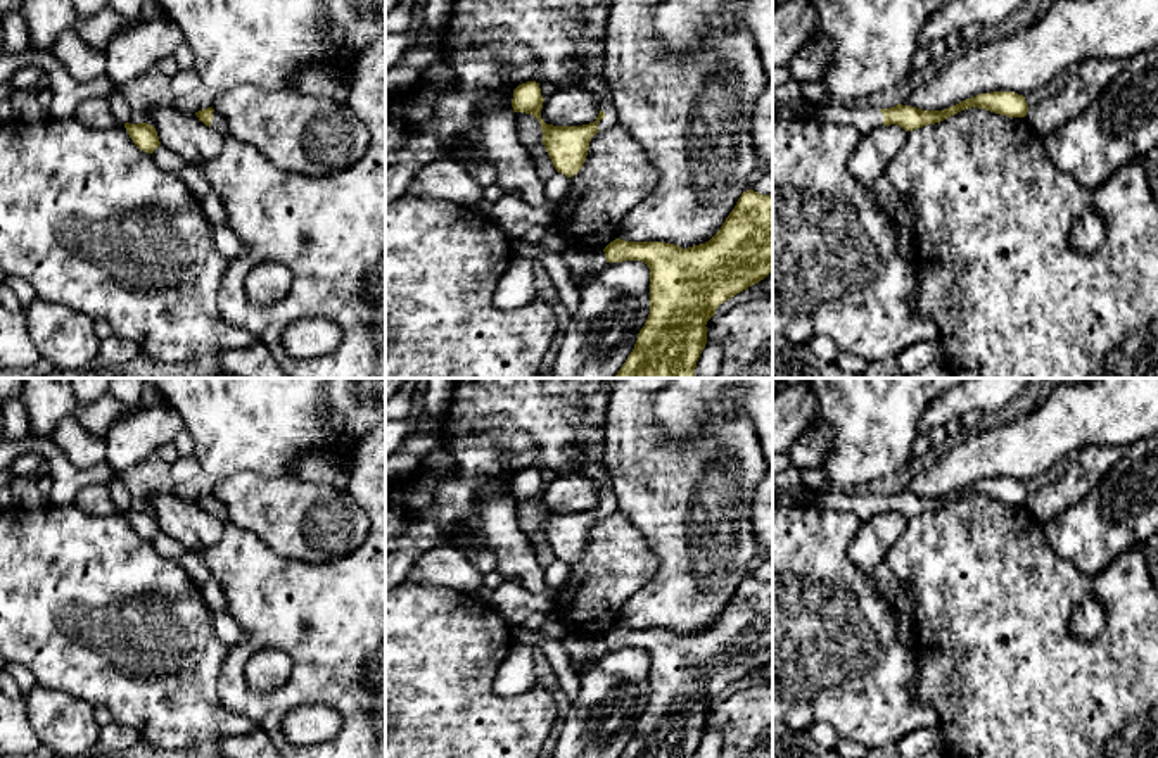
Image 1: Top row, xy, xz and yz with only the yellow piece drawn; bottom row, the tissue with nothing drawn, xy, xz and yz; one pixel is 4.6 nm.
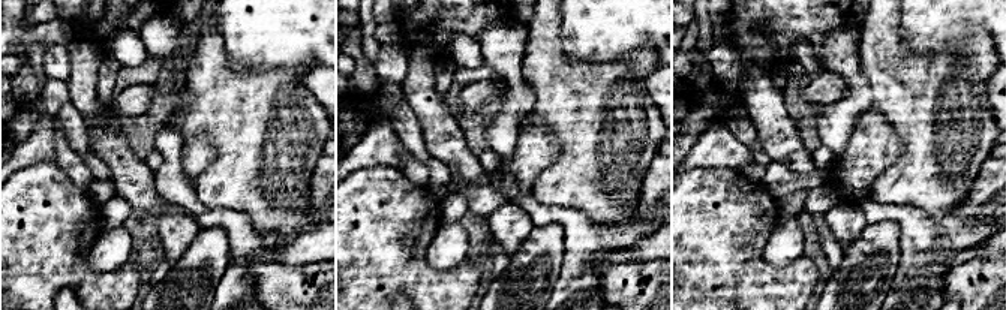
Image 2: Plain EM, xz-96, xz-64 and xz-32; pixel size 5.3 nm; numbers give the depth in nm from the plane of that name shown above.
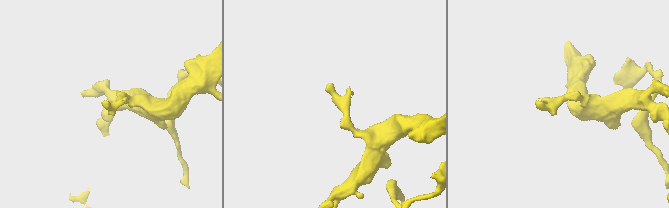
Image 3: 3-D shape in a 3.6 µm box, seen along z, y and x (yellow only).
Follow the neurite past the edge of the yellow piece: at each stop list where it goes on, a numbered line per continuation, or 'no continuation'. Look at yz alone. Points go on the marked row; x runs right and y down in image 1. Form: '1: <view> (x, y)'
1: yz (863, 118)

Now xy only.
1: xy (218, 123)

